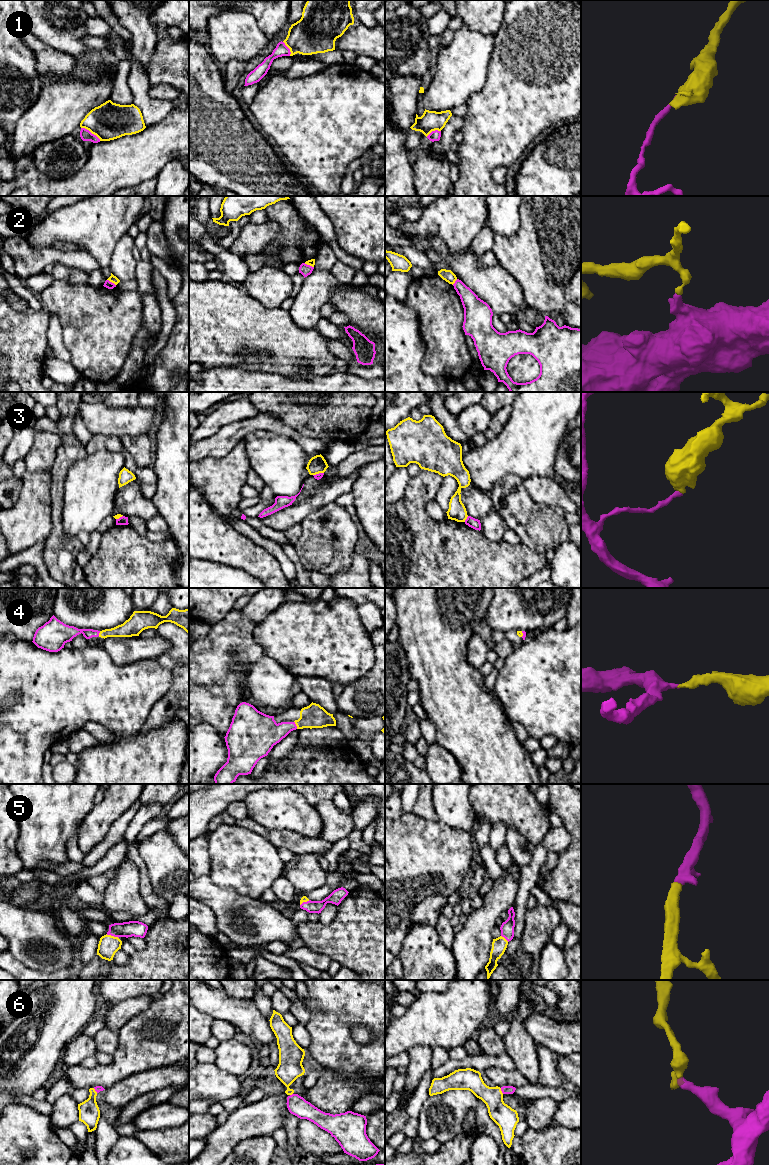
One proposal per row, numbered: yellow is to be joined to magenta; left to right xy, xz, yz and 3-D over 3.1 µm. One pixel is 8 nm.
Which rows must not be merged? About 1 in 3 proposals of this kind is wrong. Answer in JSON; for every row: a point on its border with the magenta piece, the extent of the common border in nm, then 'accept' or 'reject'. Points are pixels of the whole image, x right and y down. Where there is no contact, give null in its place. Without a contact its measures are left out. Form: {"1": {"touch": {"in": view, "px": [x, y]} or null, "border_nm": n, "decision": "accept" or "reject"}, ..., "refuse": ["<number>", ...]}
{"1": {"touch": {"in": "xy", "px": [90, 132]}, "border_nm": 190, "decision": "reject"}, "2": {"touch": {"in": "xy", "px": [111, 282]}, "border_nm": 90, "decision": "reject"}, "3": {"touch": {"in": "yz", "px": [466, 519]}, "border_nm": 60, "decision": "reject"}, "4": {"touch": {"in": "xz", "px": [295, 725]}, "border_nm": 70, "decision": "accept"}, "5": {"touch": {"in": "xy", "px": [112, 935]}, "border_nm": 110, "decision": "accept"}, "6": {"touch": {"in": "yz", "px": [501, 1090]}, "border_nm": 50, "decision": "accept"}, "refuse": ["1", "2", "3"]}

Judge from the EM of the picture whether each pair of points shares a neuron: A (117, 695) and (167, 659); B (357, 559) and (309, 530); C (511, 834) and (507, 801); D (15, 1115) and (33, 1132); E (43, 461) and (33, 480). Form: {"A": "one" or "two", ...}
{"A": "two", "B": "two", "C": "two", "D": "one", "E": "two"}

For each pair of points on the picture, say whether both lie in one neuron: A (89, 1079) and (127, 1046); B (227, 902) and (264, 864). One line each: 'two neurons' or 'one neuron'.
A: one neuron
B: two neurons

